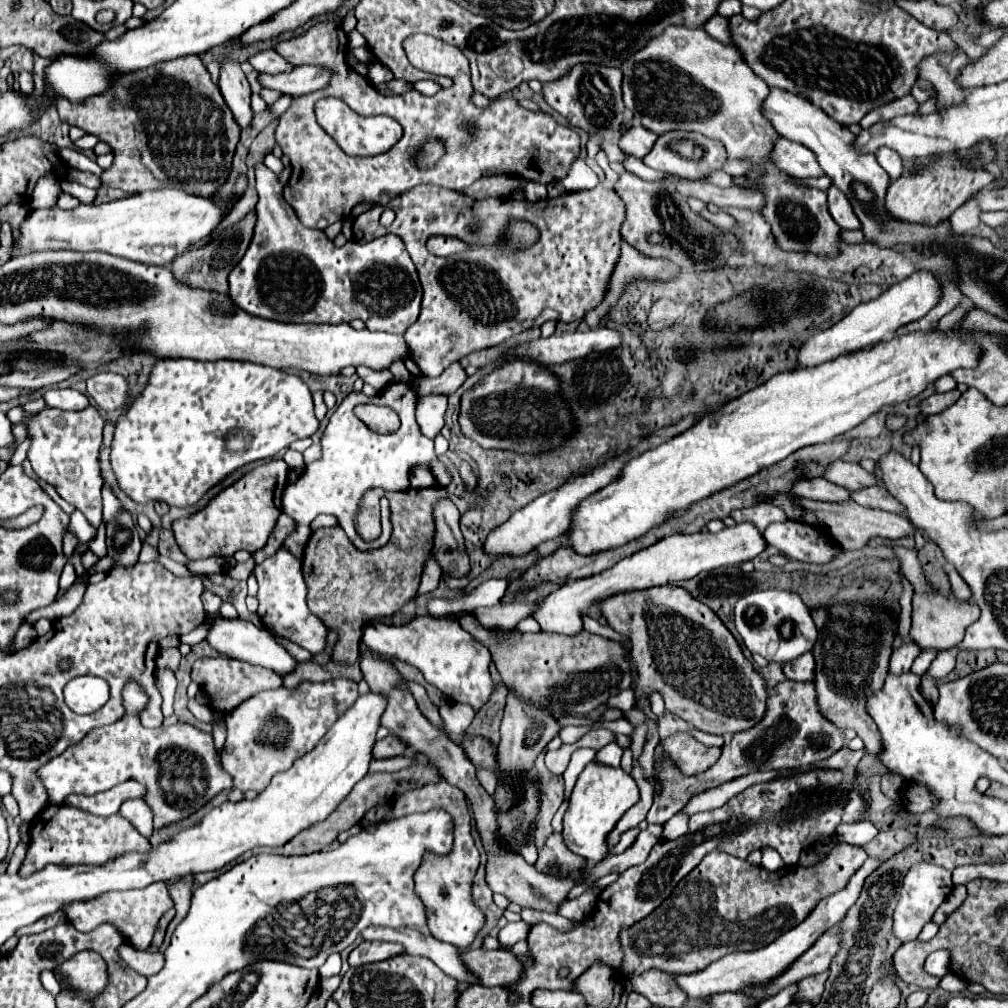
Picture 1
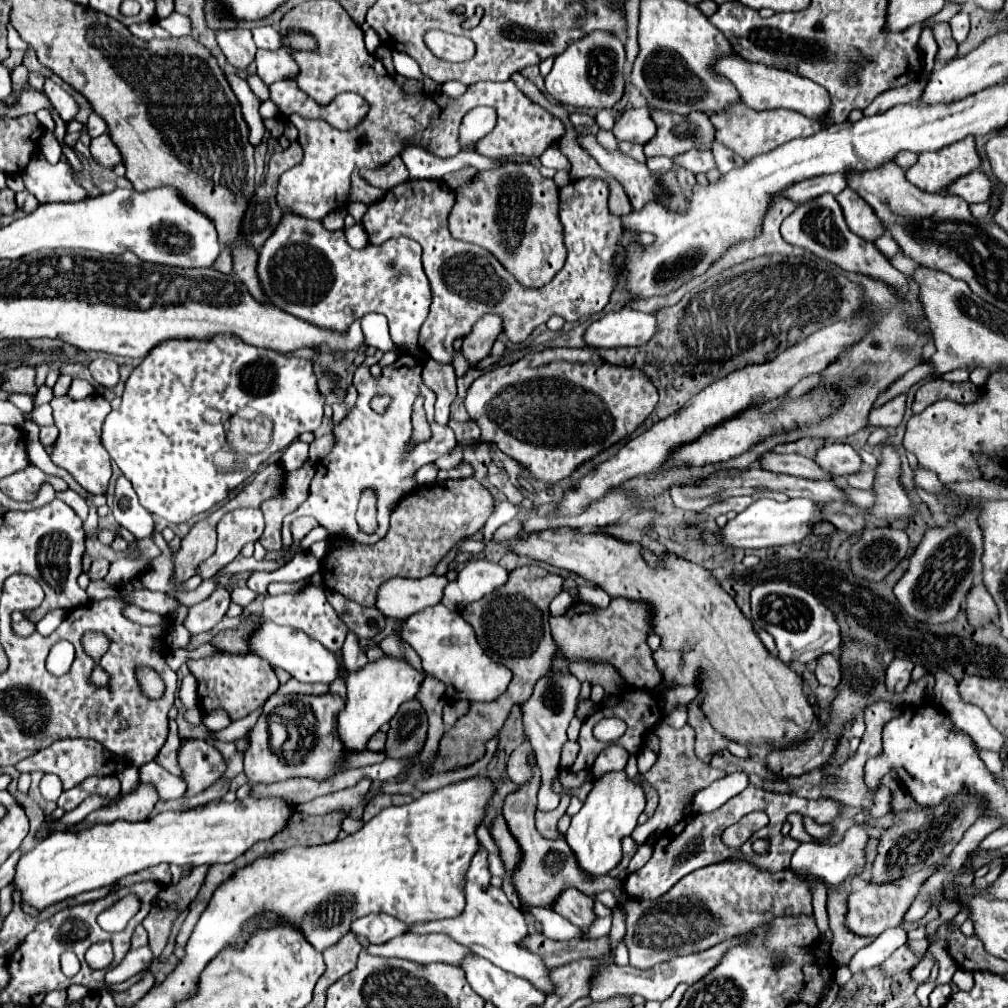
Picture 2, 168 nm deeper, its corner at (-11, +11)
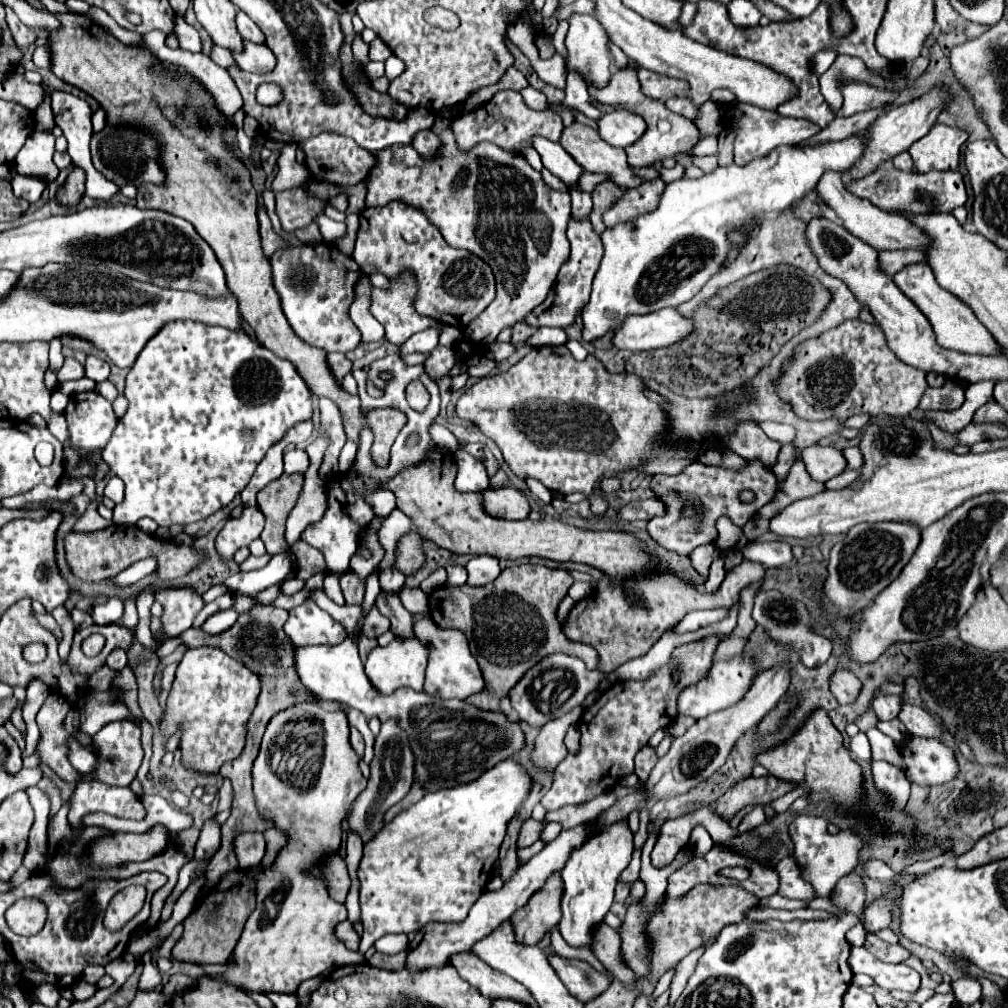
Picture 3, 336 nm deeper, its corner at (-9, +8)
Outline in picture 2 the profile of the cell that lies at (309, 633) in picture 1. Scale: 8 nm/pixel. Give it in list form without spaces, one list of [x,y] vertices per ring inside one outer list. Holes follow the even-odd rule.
[[[305,585],[297,593],[281,593],[281,595],[267,595],[263,599],[263,619],[275,621],[277,625],[289,625],[295,629],[305,631],[309,637],[317,639],[321,645],[331,649],[333,653],[339,653],[343,647],[343,641],[347,637],[345,623],[337,617],[335,609],[329,605],[325,597],[325,589],[319,585]]]

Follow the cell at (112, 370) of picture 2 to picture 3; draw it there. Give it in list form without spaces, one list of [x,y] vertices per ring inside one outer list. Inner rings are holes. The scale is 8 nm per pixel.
[[[89,354],[85,360],[85,376],[95,382],[103,382],[109,378],[109,364],[105,360]]]

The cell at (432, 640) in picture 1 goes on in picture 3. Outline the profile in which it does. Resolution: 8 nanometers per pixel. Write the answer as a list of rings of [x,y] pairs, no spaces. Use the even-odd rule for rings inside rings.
[[[431,618],[415,622],[415,634],[429,646],[429,664],[425,678],[425,692],[441,698],[459,698],[465,700],[471,694],[483,690],[485,680],[477,666],[477,660],[471,656],[469,642],[459,630],[441,630]]]

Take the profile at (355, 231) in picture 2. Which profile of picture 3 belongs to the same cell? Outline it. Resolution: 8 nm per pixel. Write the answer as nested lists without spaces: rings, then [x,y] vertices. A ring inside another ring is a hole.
[[[325,214],[323,216],[317,216],[315,222],[319,224],[319,232],[321,232],[321,236],[323,236],[325,242],[333,242],[335,238],[341,238],[345,234],[345,224],[335,222],[335,220],[327,218]]]

